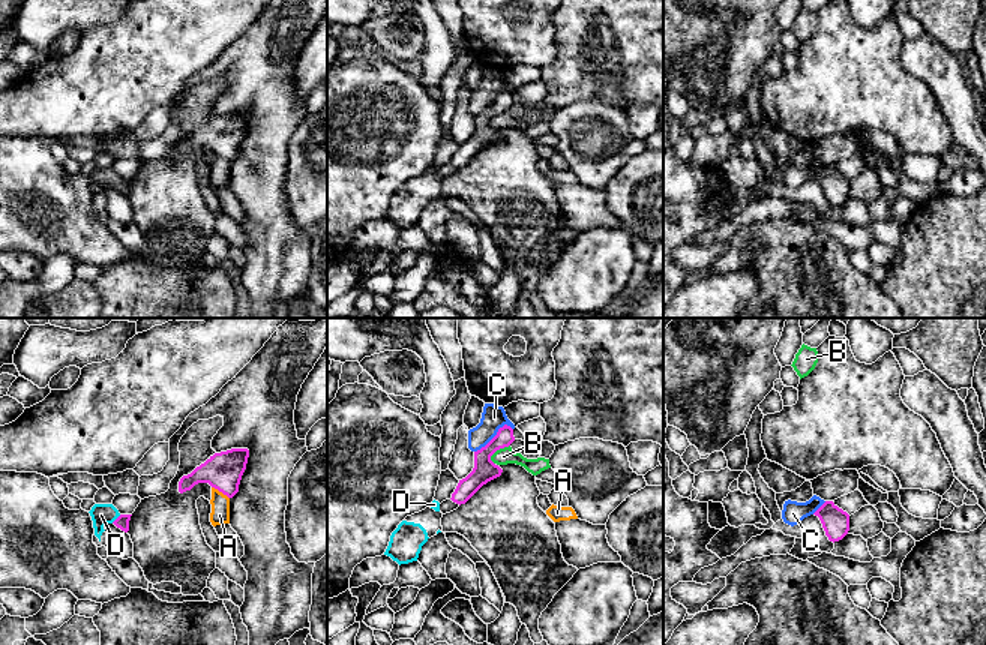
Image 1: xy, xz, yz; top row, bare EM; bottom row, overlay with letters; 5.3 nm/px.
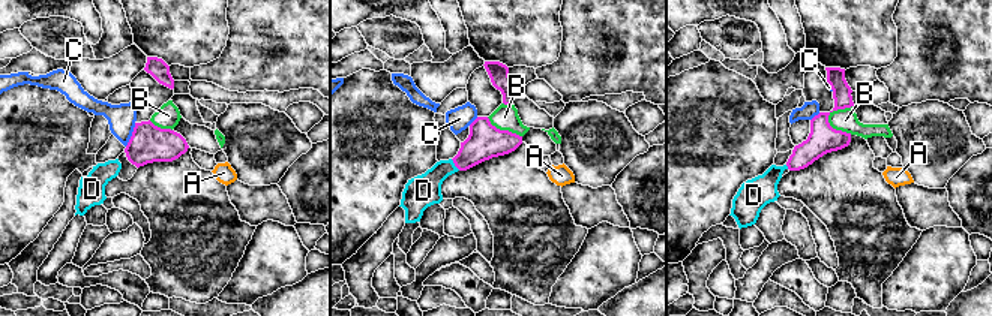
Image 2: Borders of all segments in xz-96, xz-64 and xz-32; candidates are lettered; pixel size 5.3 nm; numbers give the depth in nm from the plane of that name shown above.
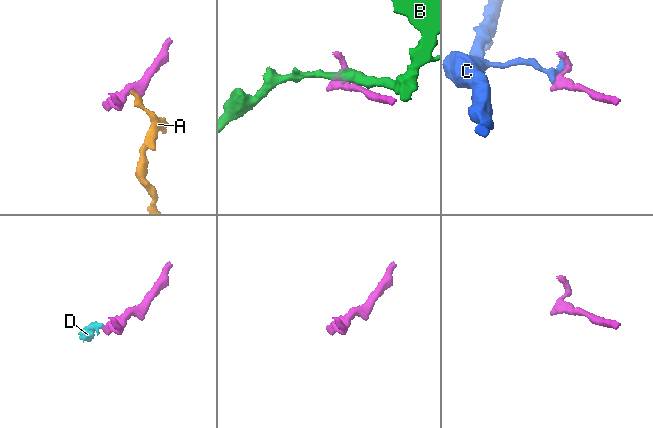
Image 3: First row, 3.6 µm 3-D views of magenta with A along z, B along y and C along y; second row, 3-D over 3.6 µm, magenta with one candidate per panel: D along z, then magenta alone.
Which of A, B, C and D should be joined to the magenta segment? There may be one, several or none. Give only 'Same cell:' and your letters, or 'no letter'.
Same cell: D

